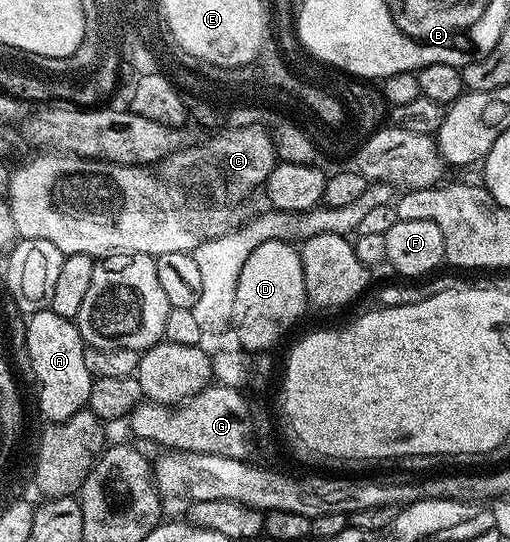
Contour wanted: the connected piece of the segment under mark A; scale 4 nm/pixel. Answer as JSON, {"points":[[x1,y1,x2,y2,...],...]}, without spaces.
{"points":[[37,311,25,322,26,355,38,382,38,407,43,420,59,423,89,404,92,376,88,373,88,365,84,365,86,344,82,342,77,322,60,317,55,311]]}

